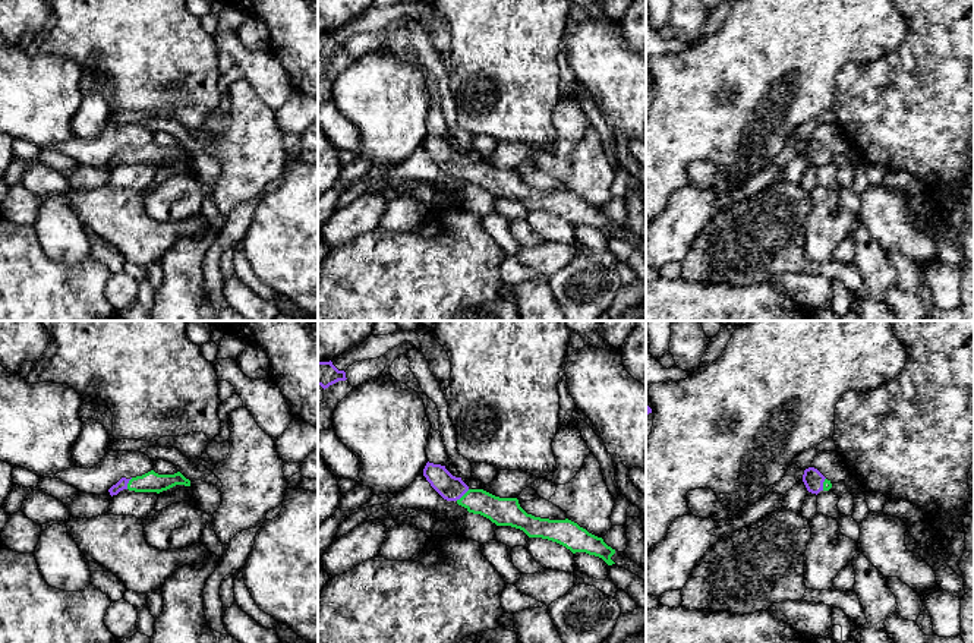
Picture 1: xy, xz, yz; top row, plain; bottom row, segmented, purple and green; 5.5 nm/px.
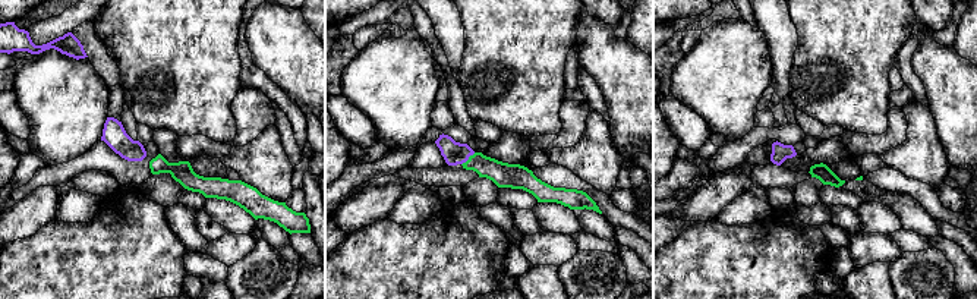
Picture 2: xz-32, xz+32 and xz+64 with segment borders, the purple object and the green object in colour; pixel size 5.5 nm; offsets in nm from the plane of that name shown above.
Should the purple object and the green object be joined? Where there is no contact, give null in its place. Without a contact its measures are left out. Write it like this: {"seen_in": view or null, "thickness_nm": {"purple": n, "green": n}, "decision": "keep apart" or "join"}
{"seen_in": "xz", "thickness_nm": {"purple": 140, "green": 160}, "decision": "join"}

